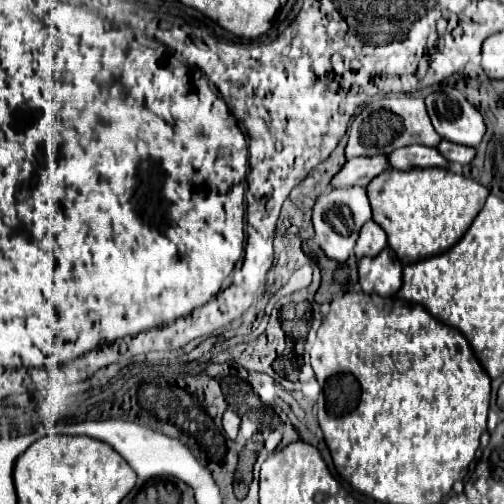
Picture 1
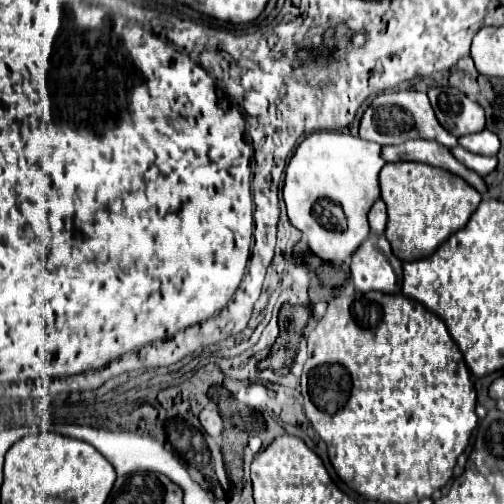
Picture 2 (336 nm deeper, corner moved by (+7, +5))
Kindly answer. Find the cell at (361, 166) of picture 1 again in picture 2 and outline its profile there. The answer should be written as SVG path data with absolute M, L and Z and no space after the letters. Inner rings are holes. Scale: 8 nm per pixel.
M414 139L402 145L394 145L394 147L382 147L380 157L390 163L390 161L418 161L418 163L428 163L446 171L452 171L456 175L460 175L464 181L468 181L472 187L476 187L482 195L486 193L486 185L482 181L480 175L476 175L474 171L468 171L462 163L458 163L452 153L448 151L448 147L440 145L440 143L432 143L426 139Z

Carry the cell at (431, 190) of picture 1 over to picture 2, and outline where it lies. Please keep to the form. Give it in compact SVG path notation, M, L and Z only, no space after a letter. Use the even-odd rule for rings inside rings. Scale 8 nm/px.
M386 163L380 171L380 189L388 209L384 235L400 261L432 255L450 235L468 223L482 201L482 195L462 177L426 163Z

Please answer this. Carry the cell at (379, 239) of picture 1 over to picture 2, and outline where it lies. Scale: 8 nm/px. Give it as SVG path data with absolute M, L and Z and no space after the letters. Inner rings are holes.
M378 199L378 201L372 205L372 209L370 209L370 213L368 213L368 223L370 223L370 229L372 229L372 231L376 231L376 233L380 233L380 235L384 233L387 224L387 211L382 199Z

